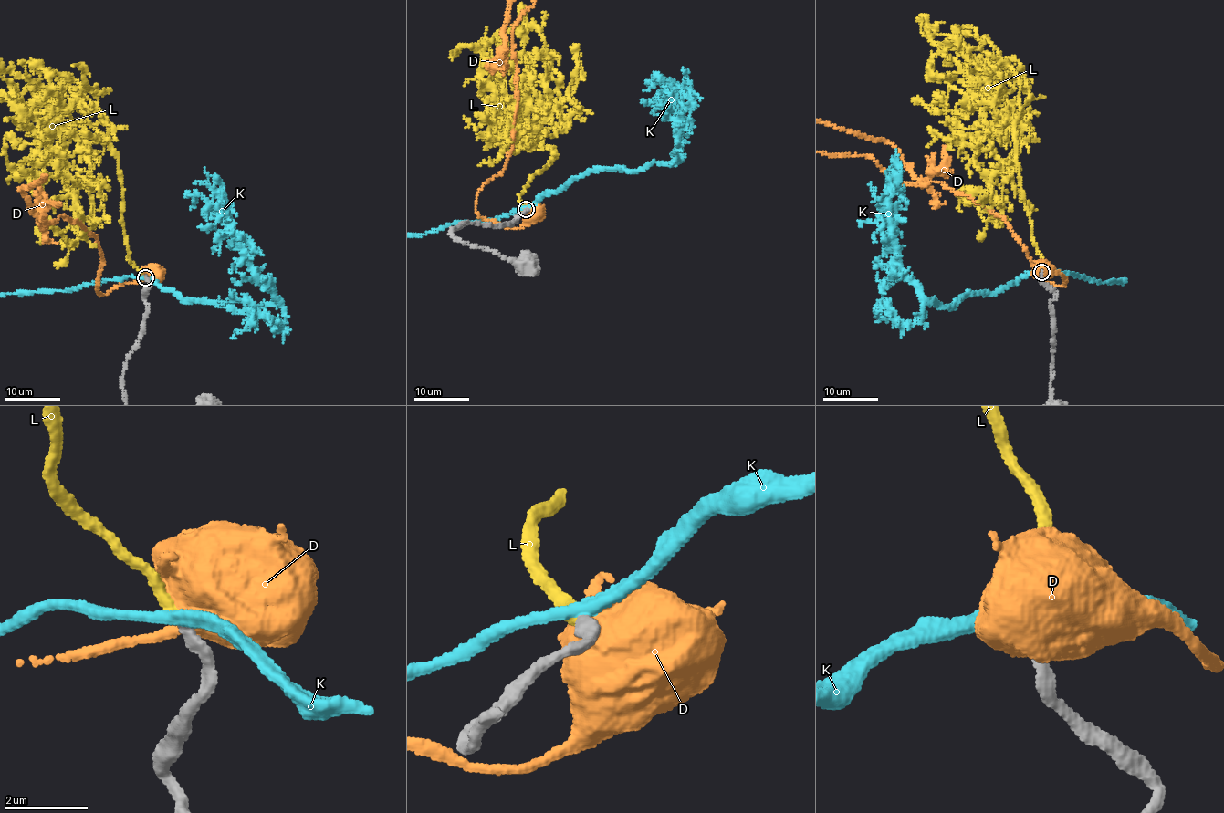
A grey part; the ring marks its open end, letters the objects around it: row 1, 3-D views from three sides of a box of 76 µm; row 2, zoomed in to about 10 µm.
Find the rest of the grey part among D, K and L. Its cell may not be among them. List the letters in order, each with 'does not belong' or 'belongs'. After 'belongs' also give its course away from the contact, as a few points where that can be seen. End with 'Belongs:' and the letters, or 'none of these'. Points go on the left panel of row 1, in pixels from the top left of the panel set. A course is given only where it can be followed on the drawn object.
D: does not belong
K: does not belong
L: belongs | via (145, 277), (118, 155), (88, 125), (54, 152), (84, 237), (41, 228), (42, 244)
Belongs: L

